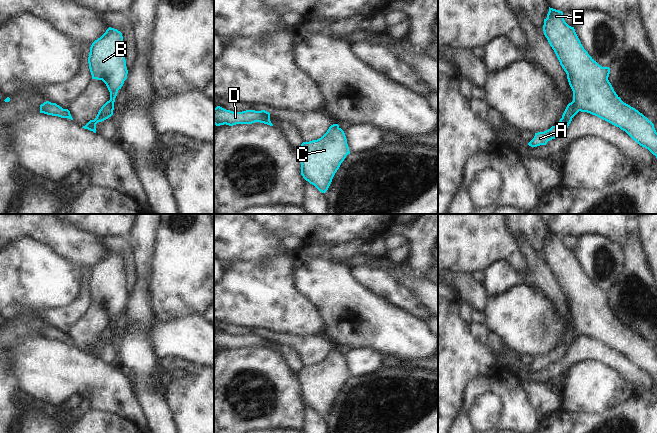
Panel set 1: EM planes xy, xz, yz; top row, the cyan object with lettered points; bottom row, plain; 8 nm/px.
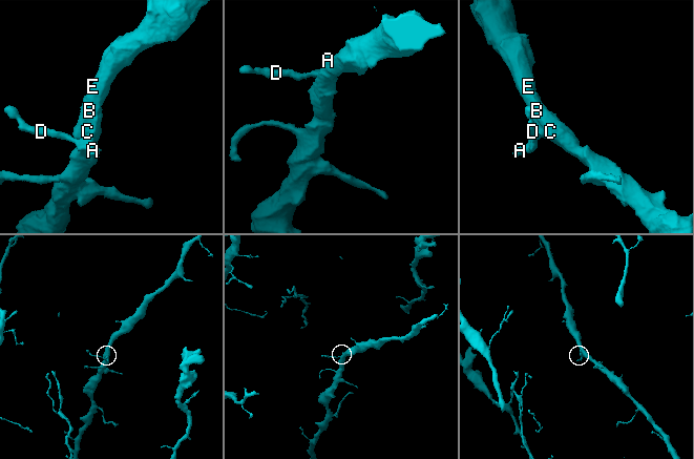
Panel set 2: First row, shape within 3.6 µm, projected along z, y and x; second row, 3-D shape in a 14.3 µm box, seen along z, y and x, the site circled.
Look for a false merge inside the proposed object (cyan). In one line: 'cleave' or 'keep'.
keep

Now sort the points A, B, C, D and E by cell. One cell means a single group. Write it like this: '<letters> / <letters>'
A B C D E

